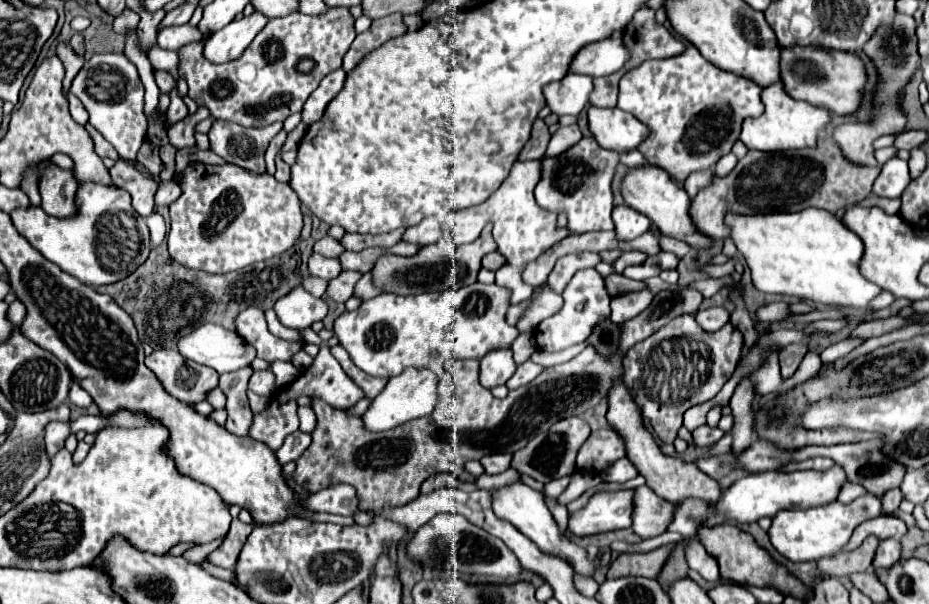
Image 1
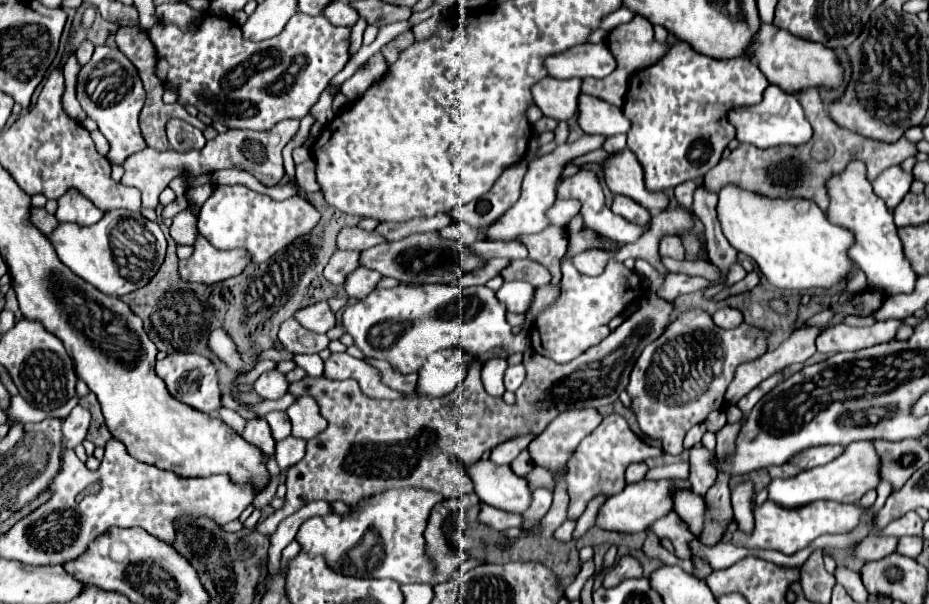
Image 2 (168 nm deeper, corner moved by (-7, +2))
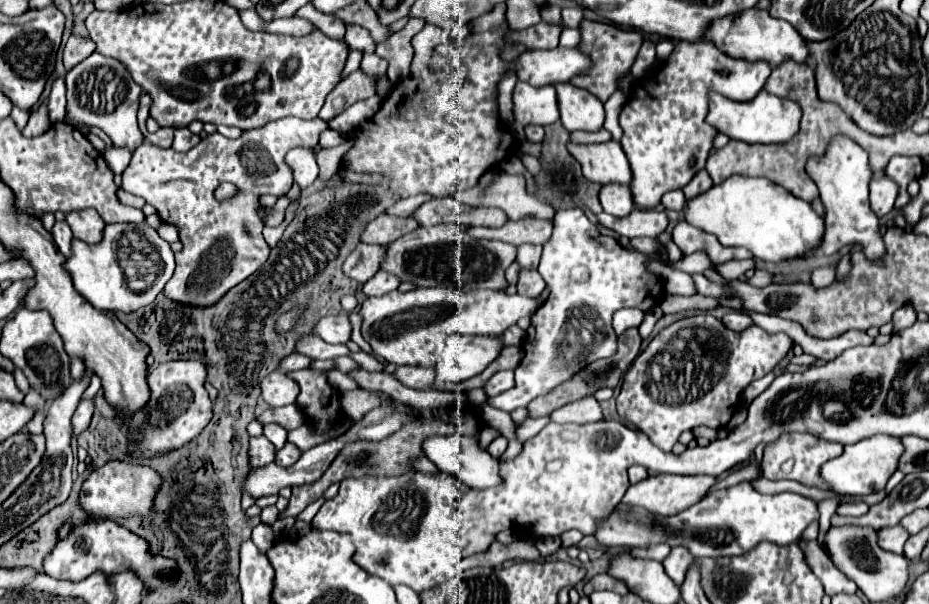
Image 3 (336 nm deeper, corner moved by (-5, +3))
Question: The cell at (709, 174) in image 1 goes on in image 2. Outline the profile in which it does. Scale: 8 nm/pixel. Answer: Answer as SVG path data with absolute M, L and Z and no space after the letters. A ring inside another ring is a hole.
M684 182L684 184L680 184L680 186L674 188L674 198L678 200L680 206L684 206L684 208L692 206L692 194L694 194L696 184L698 182Z

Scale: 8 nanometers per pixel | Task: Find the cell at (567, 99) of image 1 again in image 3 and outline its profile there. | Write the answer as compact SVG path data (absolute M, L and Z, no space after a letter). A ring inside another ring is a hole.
M518 81L514 89L514 123L510 126L511 133L518 140L524 140L524 125L552 125L560 119L556 87L544 85L534 87L526 81Z

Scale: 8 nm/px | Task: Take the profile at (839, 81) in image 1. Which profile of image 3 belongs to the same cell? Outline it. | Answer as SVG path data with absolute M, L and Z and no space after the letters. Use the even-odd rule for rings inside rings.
M756 7L748 9L746 13L740 13L738 17L726 17L726 21L714 21L714 25L710 25L710 41L714 41L714 45L730 57L746 61L766 61L772 69L776 69L788 59L796 63L806 63L810 57L806 39L792 25L788 25L786 21L778 21L770 17L768 11L760 11Z

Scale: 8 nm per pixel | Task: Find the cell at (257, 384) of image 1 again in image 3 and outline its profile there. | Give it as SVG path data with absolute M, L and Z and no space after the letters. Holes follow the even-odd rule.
M272 371L270 375L266 375L260 381L260 389L262 389L262 399L270 407L282 407L294 403L300 391L296 381L290 379L284 371Z

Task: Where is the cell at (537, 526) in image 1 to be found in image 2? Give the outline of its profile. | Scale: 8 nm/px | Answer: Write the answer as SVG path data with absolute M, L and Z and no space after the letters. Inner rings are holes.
M478 460L474 464L464 464L464 472L474 484L476 496L508 512L524 512L530 506L532 494L522 476L516 476L510 466L498 466L492 460Z

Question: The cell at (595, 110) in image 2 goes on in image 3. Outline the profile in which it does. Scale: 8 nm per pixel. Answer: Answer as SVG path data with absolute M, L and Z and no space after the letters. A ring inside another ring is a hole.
M558 83L558 105L560 105L560 121L562 125L572 133L576 129L580 131L600 131L604 127L604 105L594 97L592 93L586 93L586 89L578 89L570 83Z

